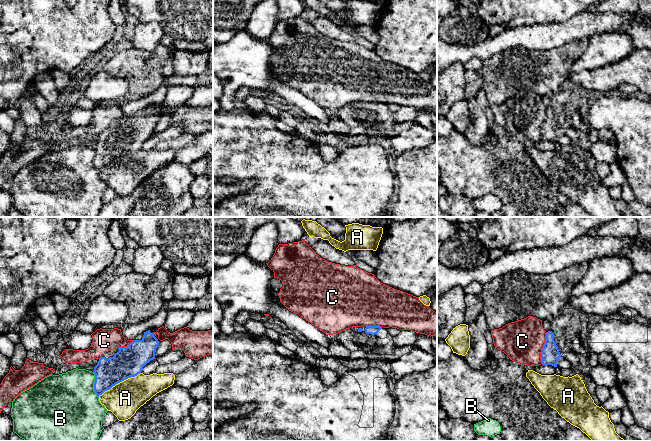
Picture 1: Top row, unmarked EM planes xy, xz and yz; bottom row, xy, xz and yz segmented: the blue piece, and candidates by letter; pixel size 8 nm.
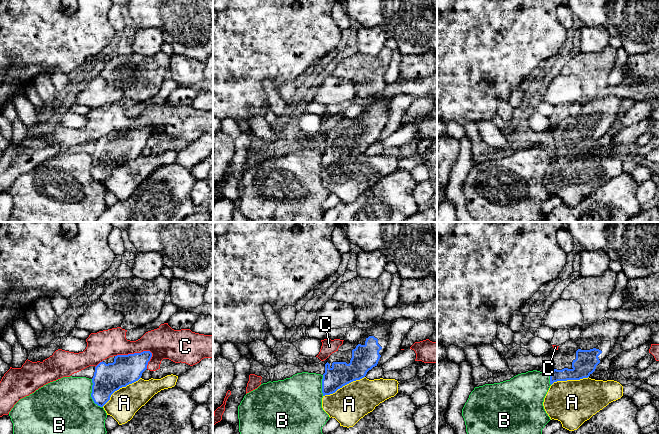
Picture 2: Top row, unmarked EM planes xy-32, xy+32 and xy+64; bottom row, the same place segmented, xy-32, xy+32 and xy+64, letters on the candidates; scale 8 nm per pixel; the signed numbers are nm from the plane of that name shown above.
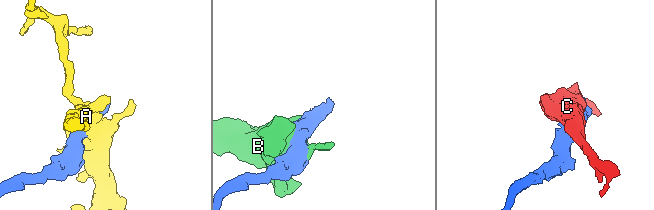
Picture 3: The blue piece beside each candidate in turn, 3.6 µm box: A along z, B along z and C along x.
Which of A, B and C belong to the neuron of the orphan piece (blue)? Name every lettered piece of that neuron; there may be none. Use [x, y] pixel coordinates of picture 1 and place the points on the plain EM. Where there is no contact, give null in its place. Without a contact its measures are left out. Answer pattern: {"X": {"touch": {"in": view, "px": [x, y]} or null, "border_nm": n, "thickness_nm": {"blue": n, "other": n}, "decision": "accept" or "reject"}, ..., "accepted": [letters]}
{"A": {"touch": {"in": "xy", "px": [119, 158]}, "border_nm": 400, "thickness_nm": {"blue": 240, "other": 280}, "decision": "reject"}, "B": {"touch": {"in": "xy", "px": [94, 160]}, "border_nm": 220, "thickness_nm": {"blue": 220, "other": 440}, "decision": "reject"}, "C": {"touch": {"in": "yz", "px": [543, 124]}, "border_nm": 260, "thickness_nm": {"blue": 150, "other": 340}, "decision": "reject"}, "accepted": []}

